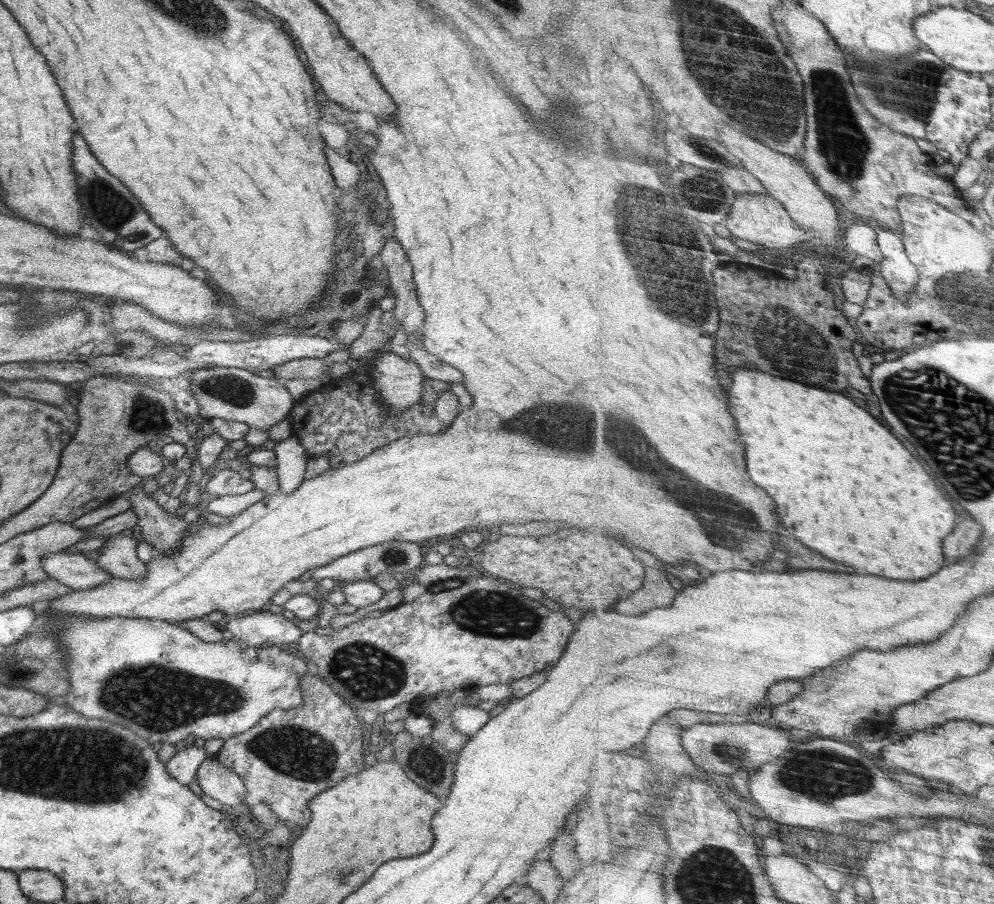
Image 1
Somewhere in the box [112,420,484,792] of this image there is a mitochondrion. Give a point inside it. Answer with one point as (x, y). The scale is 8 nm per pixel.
(294, 751)

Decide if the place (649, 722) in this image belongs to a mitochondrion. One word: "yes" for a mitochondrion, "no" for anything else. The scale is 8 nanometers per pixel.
no

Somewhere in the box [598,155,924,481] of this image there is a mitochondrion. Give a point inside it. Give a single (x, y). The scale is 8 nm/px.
(681, 281)

